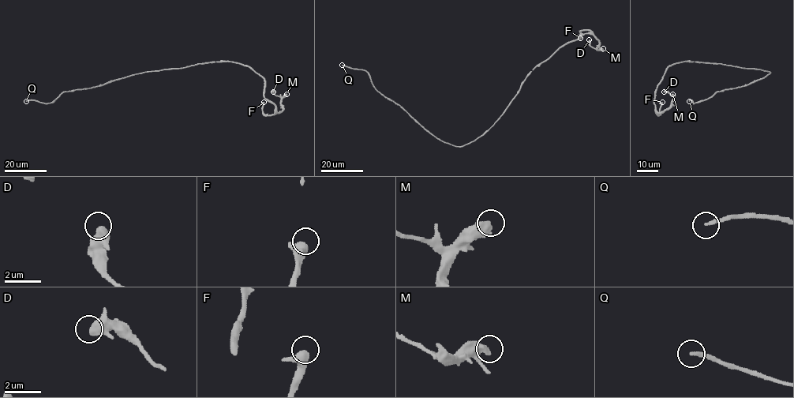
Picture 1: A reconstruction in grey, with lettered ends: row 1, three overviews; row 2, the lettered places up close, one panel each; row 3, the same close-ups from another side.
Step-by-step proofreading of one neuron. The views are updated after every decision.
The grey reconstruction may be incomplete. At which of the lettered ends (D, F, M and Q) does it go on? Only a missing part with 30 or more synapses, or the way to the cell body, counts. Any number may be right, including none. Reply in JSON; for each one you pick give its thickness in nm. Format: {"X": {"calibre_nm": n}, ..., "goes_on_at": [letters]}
{"Q": {"calibre_nm": 180}, "goes_on_at": ["Q"]}

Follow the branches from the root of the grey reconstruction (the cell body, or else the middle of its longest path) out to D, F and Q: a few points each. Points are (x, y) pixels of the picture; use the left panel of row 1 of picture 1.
D: (182, 67), (216, 61), (247, 65), (264, 79), (264, 96), (279, 113), (282, 109), (281, 98), (273, 91)
F: (182, 67), (216, 61), (247, 65), (264, 79), (264, 96), (275, 106), (273, 114), (264, 114), (264, 102)
Q: (182, 67), (144, 72), (89, 88), (65, 91), (49, 103), (26, 101)

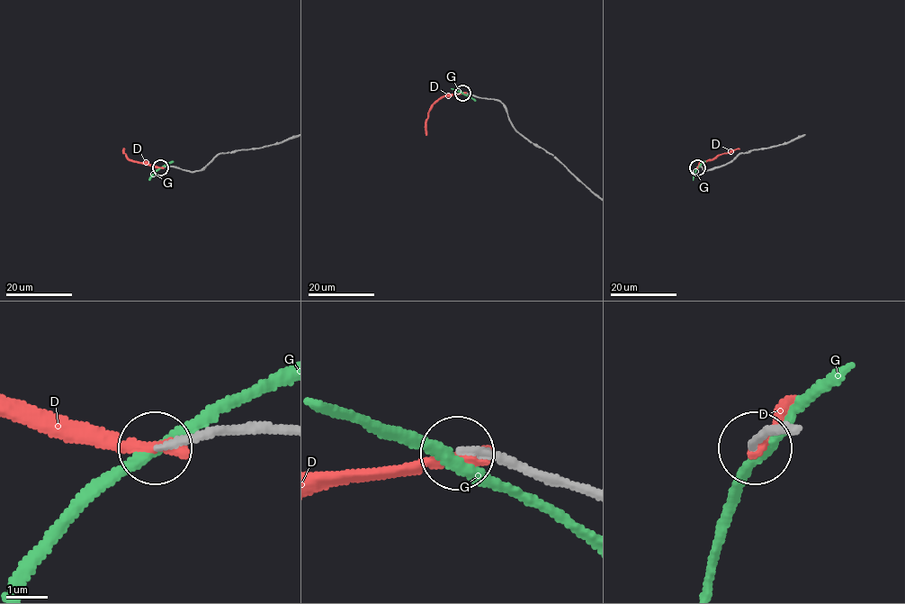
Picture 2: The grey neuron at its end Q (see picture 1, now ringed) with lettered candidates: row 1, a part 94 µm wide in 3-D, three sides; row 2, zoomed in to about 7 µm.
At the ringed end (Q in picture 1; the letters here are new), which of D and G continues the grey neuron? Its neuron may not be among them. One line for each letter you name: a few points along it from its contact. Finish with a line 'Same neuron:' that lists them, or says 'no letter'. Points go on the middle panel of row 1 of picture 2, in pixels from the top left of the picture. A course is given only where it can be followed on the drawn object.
Same neuron: no letter

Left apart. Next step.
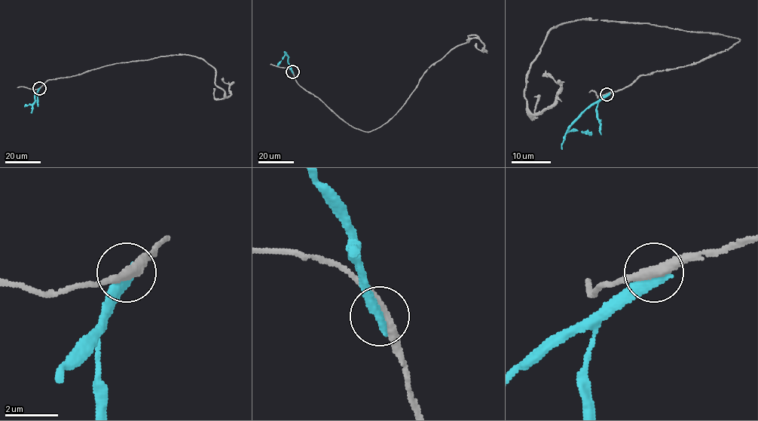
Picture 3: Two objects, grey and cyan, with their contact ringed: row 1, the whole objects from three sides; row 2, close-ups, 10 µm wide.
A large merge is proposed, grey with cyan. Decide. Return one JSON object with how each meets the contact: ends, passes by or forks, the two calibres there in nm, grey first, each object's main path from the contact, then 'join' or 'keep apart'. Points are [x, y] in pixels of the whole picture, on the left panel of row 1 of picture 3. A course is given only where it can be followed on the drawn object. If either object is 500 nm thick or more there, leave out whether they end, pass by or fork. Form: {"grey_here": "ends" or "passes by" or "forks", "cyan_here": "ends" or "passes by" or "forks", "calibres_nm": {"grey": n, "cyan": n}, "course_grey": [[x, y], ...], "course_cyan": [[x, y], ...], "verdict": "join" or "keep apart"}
{"grey_here": "passes by", "cyan_here": "ends", "calibres_nm": {"grey": 360, "cyan": 480}, "course_grey": [[39, 88], [48, 80], [111, 64], [176, 54], [206, 61], [227, 97], [229, 85], [222, 80]], "course_cyan": [[39, 88], [35, 95], [35, 102], [25, 106]], "verdict": "keep apart"}

